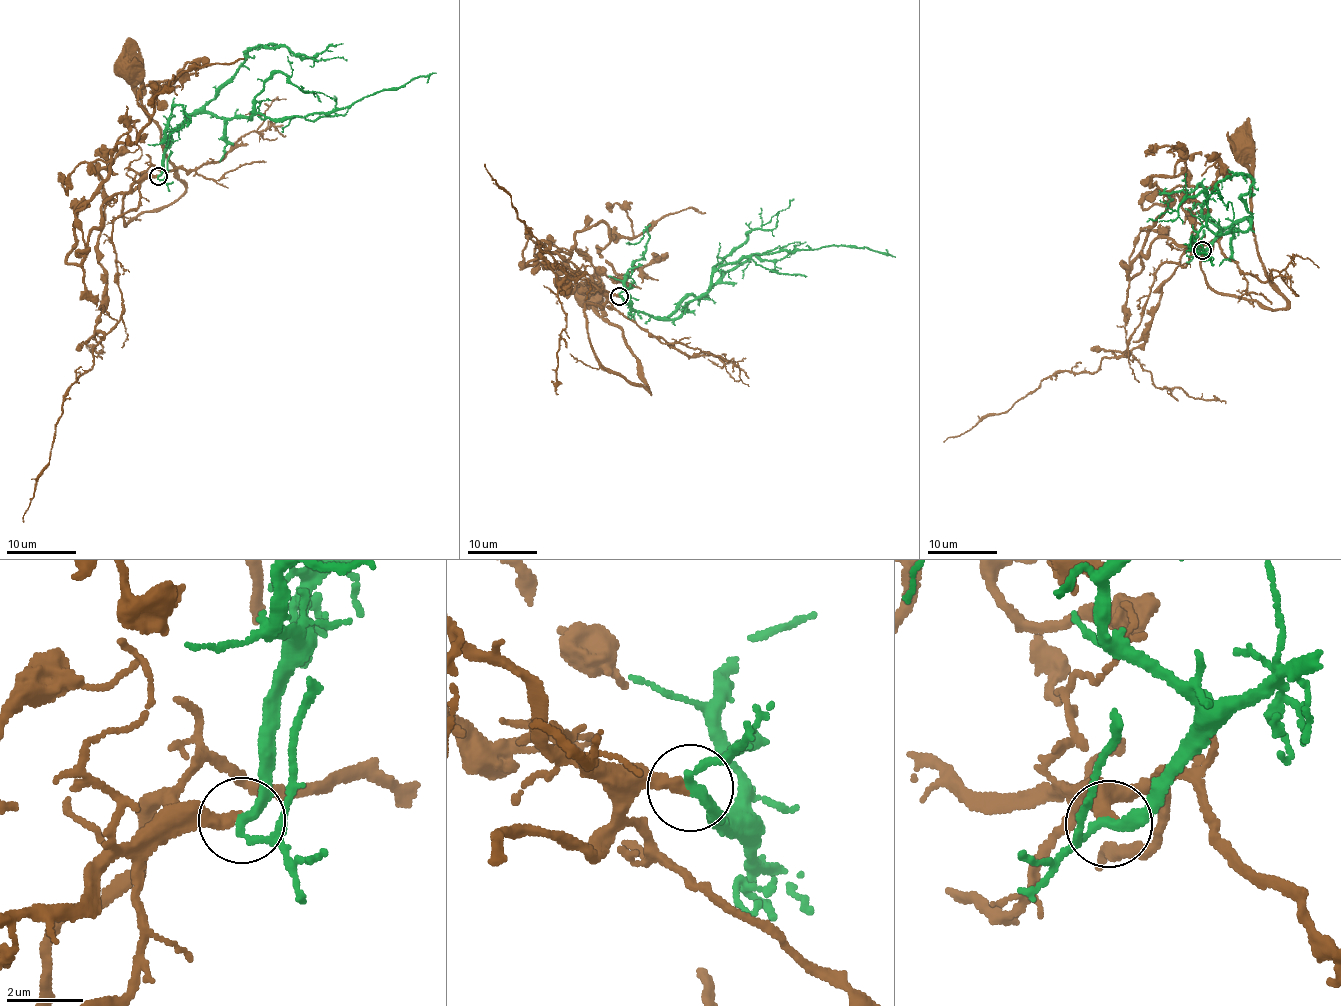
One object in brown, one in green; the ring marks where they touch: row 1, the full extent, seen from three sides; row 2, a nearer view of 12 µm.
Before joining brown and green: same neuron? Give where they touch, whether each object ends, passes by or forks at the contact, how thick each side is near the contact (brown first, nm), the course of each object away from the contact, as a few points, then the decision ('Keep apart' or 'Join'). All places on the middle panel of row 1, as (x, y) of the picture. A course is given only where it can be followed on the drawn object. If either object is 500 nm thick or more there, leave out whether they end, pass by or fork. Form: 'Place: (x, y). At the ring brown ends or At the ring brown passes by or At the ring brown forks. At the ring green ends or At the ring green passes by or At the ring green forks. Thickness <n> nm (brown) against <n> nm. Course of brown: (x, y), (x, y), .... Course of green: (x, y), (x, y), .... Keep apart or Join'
Place: (619, 296). At the ring brown ends. At the ring green passes by. Thickness 320 nm (brown) against 240 nm. Course of brown: (619, 296), (612, 296), (602, 308), (585, 304), (594, 357), (649, 391), (624, 331), (600, 312), (589, 293). Course of green: (619, 296), (629, 307), (674, 318), (705, 294), (718, 267), (755, 253), (855, 246), (895, 256). Join

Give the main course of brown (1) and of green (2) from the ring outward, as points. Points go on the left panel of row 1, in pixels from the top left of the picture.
1: (157, 176), (142, 174), (123, 199), (124, 225), (175, 202), (185, 188), (129, 70)
2: (157, 176), (167, 140), (197, 113), (277, 118), (347, 108), (435, 72)

